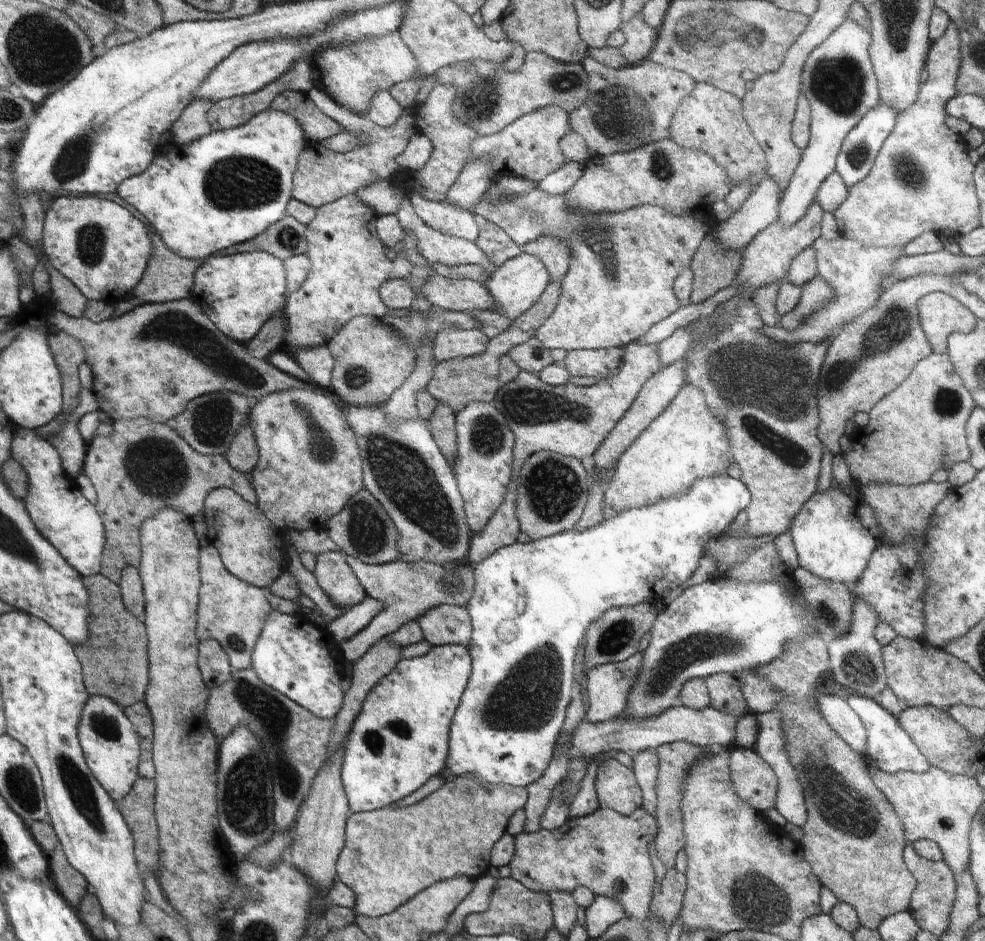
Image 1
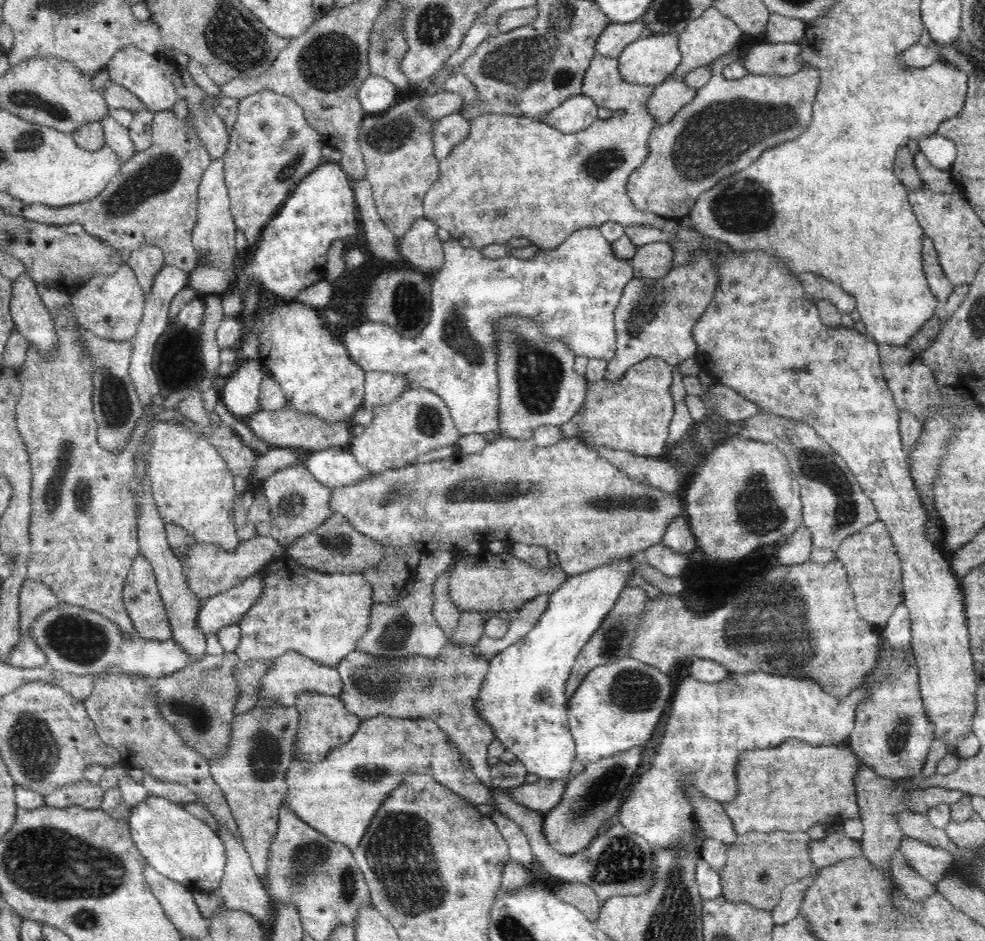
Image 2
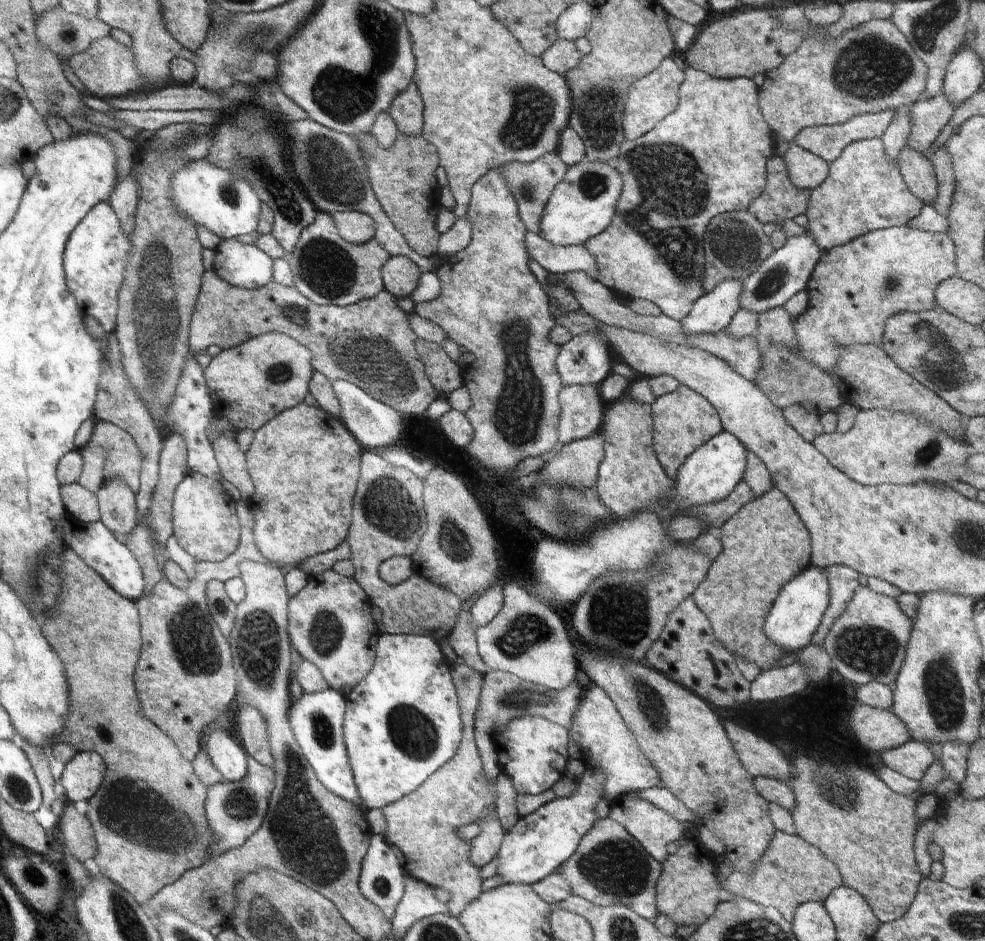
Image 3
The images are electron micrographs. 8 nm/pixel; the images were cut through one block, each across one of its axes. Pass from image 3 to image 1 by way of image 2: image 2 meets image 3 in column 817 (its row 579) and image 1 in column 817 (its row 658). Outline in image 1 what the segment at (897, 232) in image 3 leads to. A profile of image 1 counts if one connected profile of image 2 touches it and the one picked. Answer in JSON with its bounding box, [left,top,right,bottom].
[762,234,900,345]

